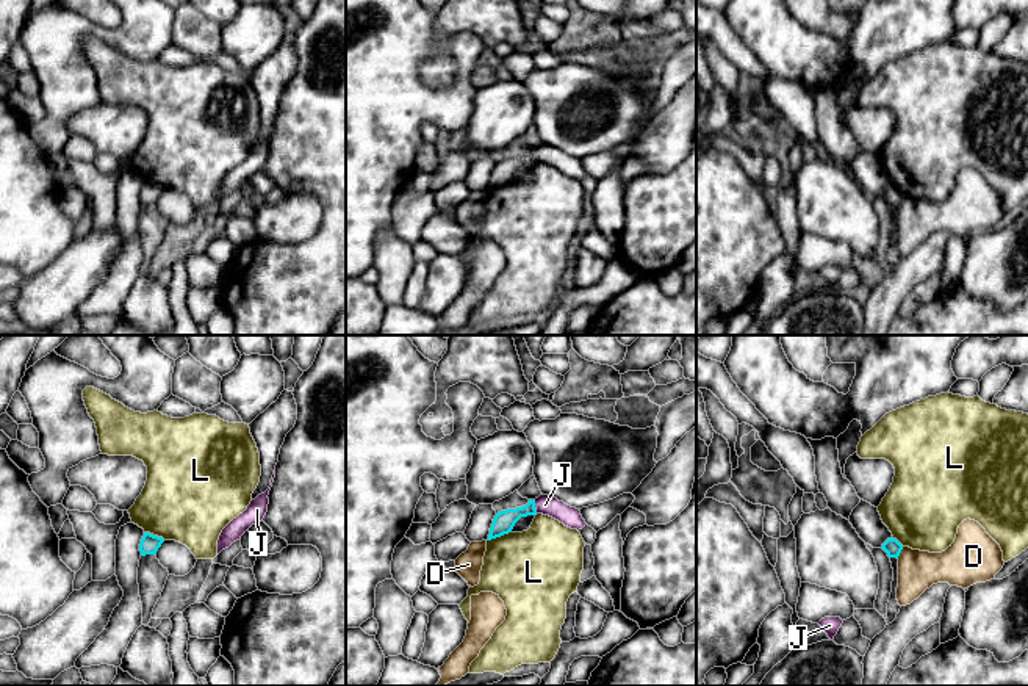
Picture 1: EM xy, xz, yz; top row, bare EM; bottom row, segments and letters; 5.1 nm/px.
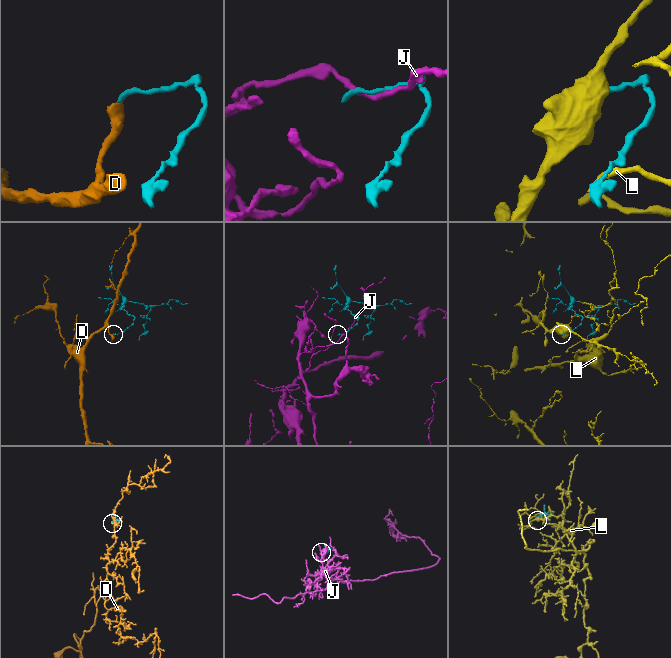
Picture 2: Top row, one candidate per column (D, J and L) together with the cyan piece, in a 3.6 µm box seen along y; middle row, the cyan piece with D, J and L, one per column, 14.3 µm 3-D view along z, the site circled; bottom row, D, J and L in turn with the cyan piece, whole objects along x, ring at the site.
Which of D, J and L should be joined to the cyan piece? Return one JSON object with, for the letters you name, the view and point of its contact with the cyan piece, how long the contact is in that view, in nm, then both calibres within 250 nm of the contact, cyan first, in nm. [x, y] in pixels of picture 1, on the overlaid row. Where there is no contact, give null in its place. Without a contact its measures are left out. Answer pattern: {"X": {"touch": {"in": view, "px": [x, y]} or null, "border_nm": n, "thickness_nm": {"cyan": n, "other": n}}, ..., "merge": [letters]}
{"merge": []}

